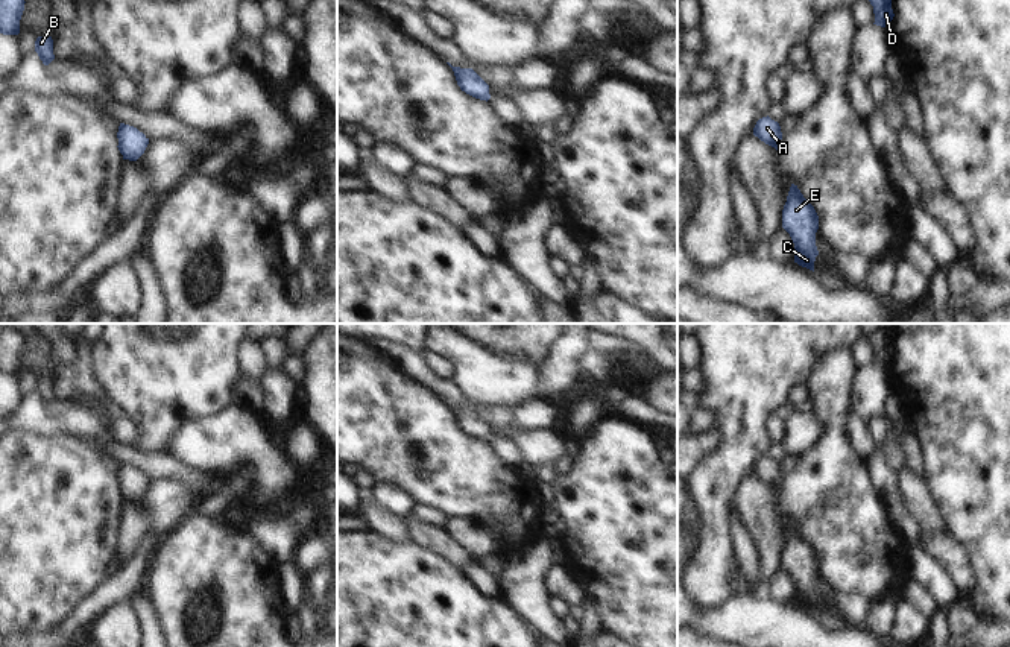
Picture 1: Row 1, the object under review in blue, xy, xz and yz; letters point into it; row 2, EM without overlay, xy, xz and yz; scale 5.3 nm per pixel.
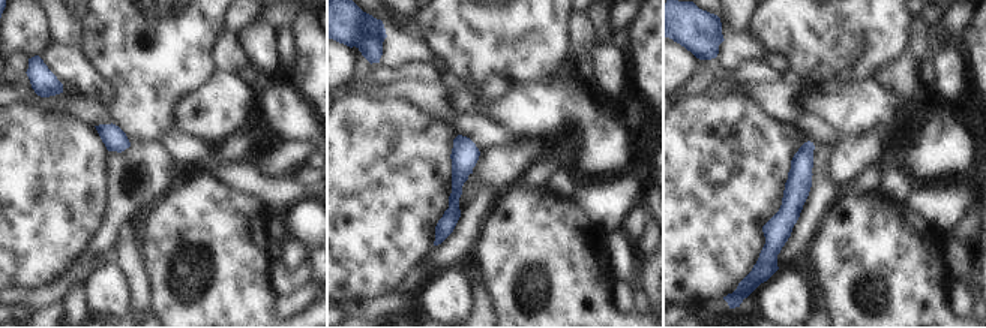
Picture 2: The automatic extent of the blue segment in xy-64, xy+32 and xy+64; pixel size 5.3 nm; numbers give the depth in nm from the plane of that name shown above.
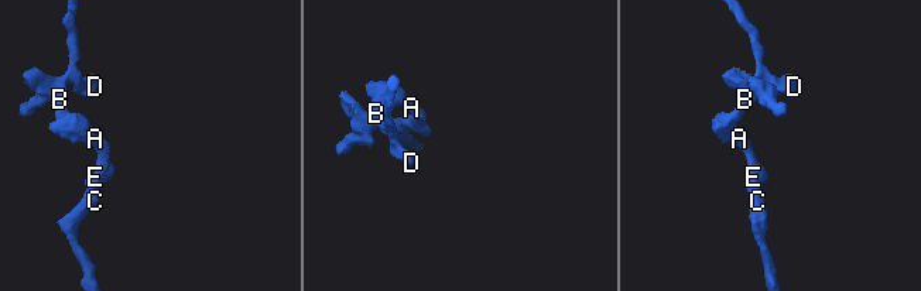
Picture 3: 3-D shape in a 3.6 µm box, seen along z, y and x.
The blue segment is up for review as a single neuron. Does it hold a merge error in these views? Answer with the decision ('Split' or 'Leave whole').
Leave whole.

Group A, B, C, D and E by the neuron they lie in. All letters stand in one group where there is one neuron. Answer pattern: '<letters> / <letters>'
A B C D E

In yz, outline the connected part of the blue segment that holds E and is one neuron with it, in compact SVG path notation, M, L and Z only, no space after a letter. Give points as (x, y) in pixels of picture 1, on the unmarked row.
M794 524L790 527L782 550L782 568L790 574L794 583L794 603L814 612L814 601L819 595L816 586L819 556Z

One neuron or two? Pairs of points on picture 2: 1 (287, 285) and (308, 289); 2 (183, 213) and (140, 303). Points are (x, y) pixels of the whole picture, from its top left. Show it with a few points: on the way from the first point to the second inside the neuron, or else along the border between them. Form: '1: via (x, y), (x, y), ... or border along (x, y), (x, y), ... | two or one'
1: border along (309, 280), (276, 297) | two
2: border along (140, 249), (150, 291), (150, 309), (153, 312) | two

